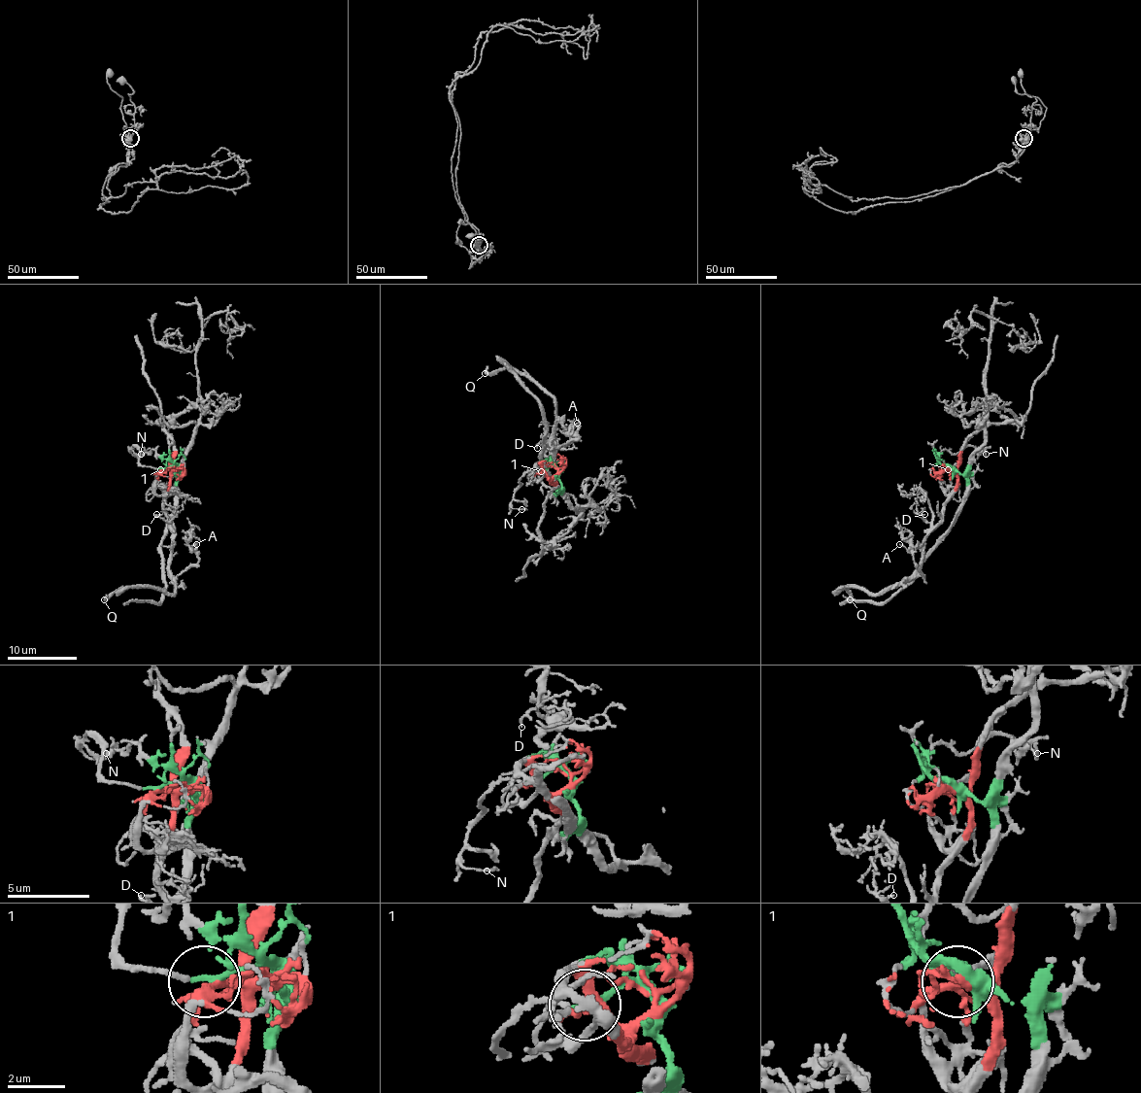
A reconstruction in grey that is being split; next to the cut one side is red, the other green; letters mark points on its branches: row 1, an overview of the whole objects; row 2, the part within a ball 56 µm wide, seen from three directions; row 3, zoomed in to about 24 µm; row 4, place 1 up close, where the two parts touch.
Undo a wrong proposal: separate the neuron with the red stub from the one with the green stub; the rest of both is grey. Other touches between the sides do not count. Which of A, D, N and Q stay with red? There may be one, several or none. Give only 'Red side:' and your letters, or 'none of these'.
Red side: A, D, Q

